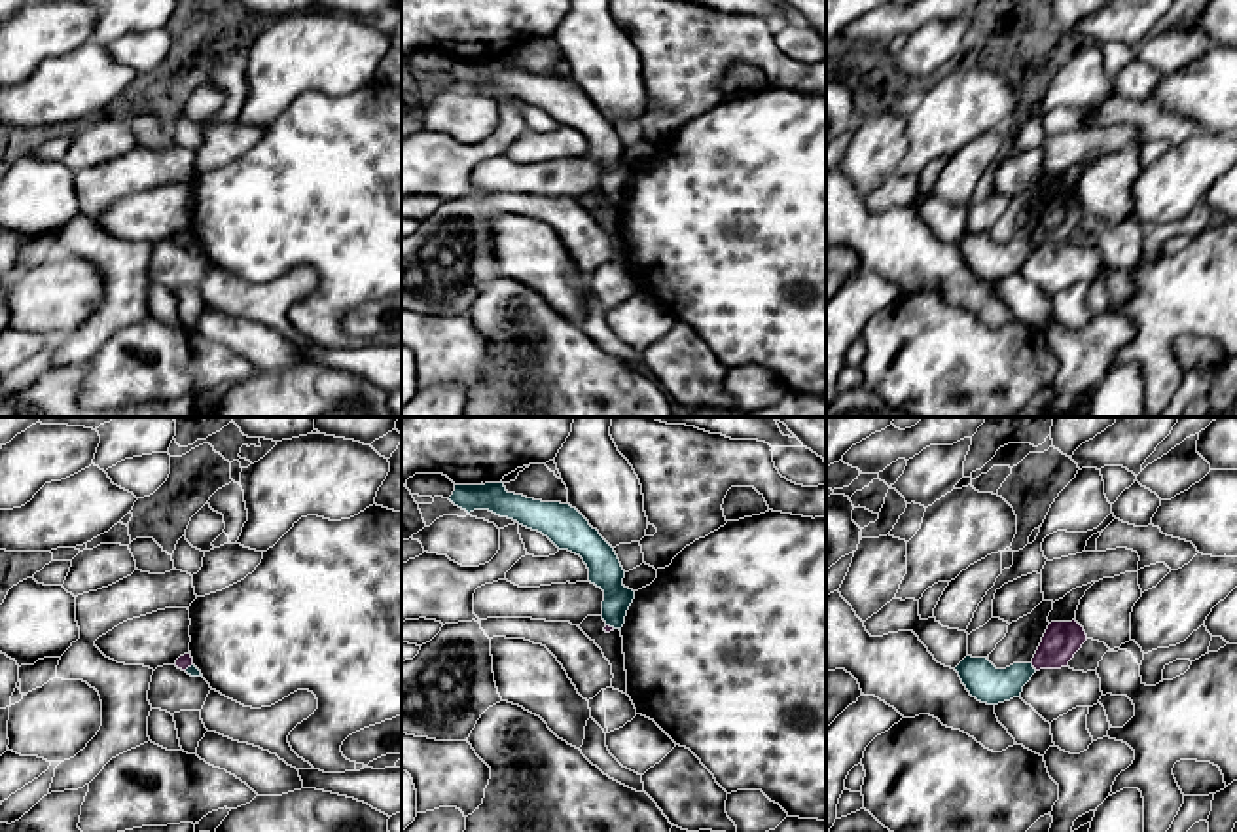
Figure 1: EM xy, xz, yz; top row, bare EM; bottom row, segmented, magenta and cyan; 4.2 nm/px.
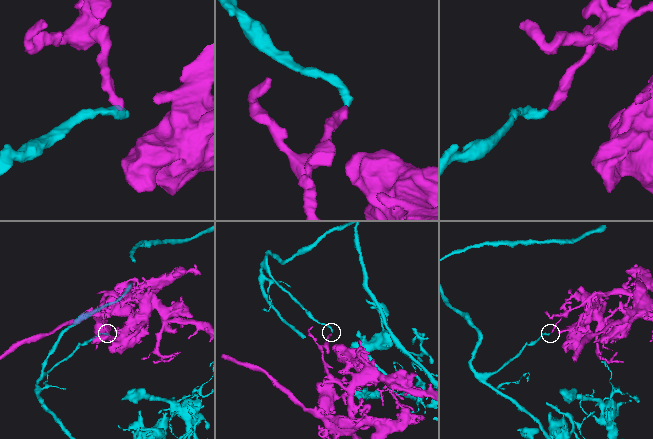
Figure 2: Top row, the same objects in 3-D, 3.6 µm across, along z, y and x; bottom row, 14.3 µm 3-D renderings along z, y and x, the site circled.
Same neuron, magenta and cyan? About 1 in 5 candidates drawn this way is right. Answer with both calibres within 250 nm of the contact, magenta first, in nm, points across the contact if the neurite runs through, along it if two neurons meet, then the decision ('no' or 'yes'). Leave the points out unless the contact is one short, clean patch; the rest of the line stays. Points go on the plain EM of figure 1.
160 nm thick on the magenta side, 160 nm on the other; border along yz (1031, 237), (1037, 245); no

